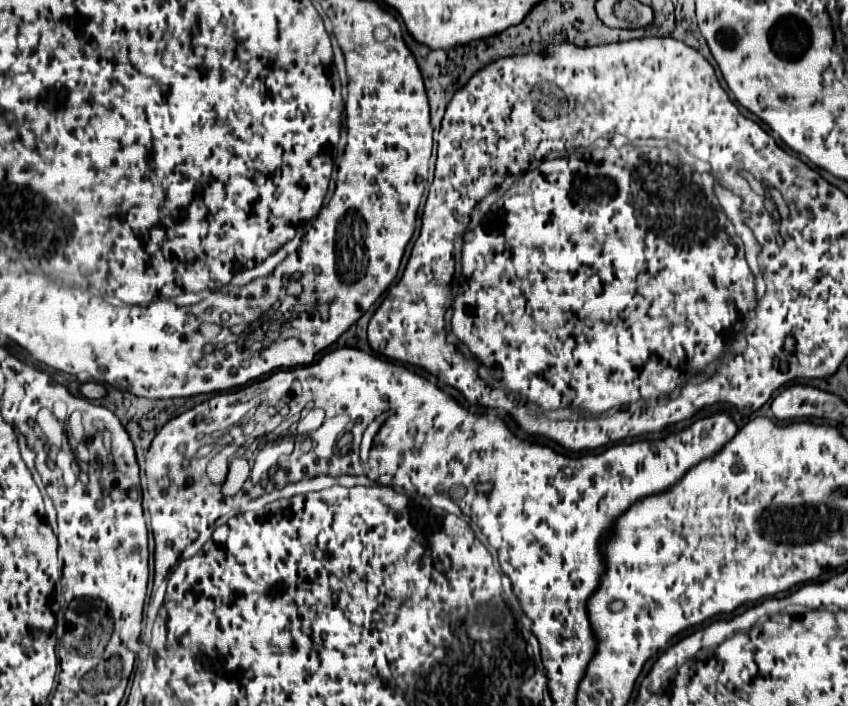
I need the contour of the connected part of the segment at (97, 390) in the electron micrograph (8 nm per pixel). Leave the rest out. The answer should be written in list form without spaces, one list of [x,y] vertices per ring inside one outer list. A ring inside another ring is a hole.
[[[90,381],[90,383],[84,383],[84,385],[82,385],[80,393],[82,393],[86,399],[102,399],[102,397],[106,395],[106,387],[104,387],[102,383]]]

